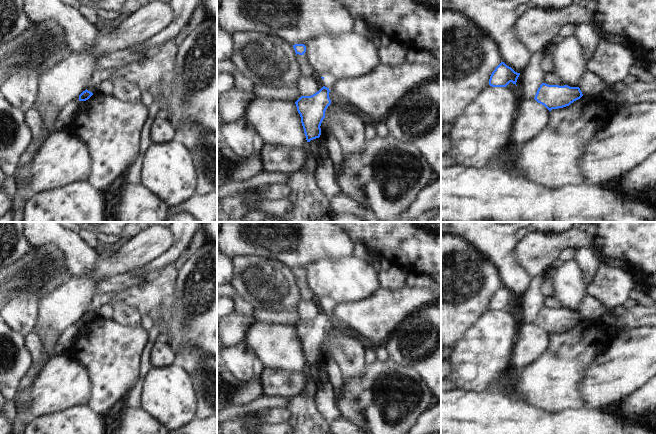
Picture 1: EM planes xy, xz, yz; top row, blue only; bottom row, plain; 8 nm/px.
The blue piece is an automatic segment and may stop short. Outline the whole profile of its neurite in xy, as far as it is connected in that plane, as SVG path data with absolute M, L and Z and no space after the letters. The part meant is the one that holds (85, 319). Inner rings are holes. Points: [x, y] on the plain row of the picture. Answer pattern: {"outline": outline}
{"outline": "M86 313L78 321L68 326L63 331L62 337L59 339L57 345L55 346L55 355L69 355L71 348L77 340L81 330L92 319L93 317Z"}

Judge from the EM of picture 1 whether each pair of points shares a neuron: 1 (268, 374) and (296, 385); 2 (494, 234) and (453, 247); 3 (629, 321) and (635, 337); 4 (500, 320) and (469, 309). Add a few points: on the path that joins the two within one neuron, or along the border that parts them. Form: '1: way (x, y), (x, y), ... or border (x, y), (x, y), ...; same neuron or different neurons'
1: way (275, 381), (277, 383), (289, 384); same neuron
2: border (451, 234), (471, 242), (486, 256); different neurons
3: border (645, 326), (625, 329), (616, 337); different neurons
4: border (489, 309), (466, 331); different neurons

